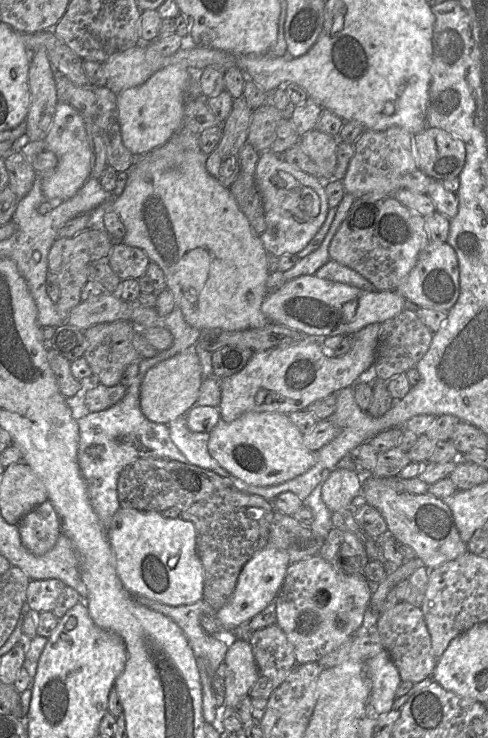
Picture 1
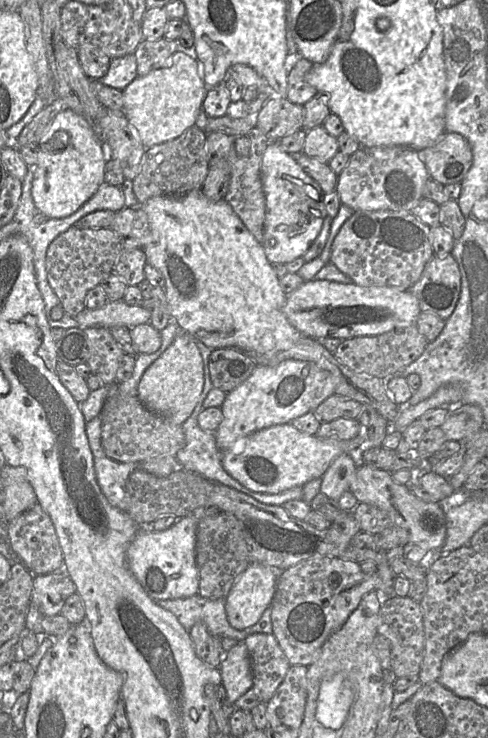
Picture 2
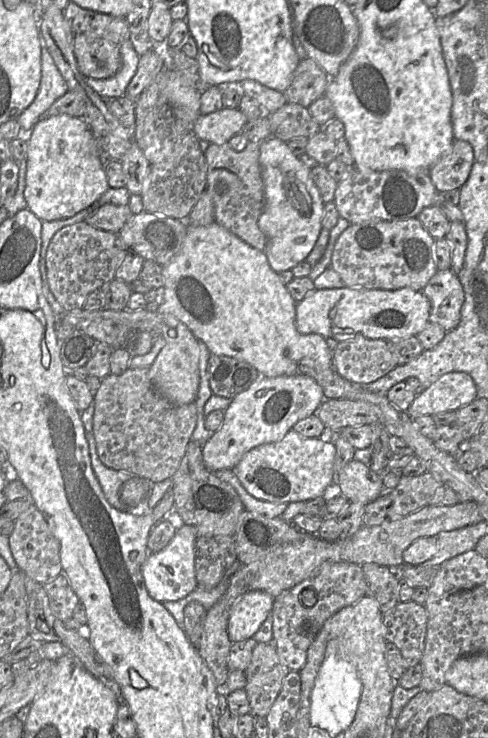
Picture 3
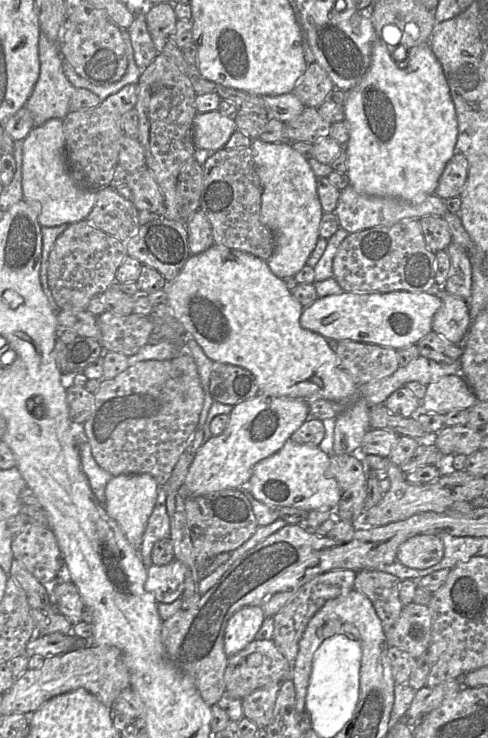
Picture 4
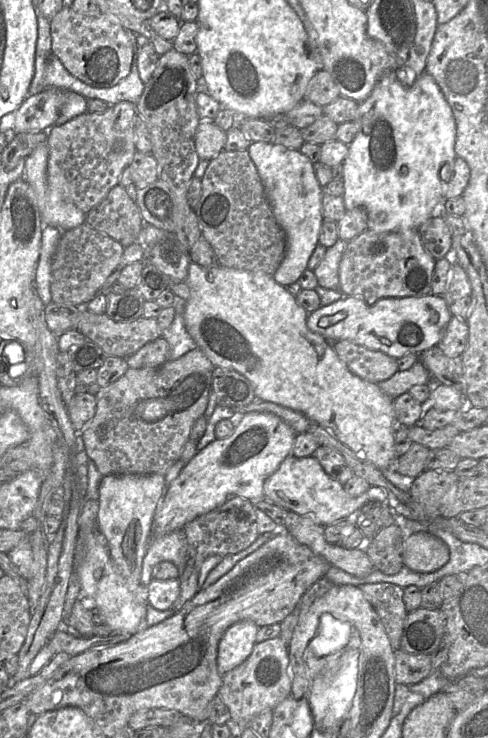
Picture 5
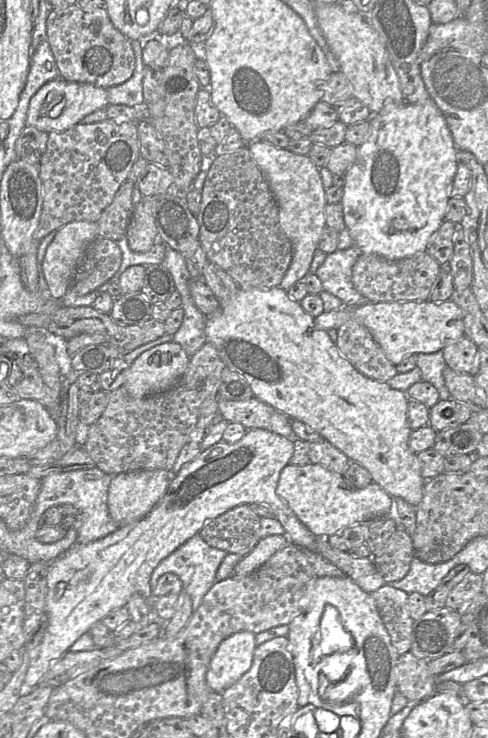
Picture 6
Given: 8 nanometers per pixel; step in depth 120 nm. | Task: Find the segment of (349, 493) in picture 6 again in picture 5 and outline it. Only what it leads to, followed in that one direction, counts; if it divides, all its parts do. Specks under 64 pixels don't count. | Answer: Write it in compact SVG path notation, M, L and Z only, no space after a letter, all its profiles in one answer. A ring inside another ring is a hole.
M291 454L266 479L264 494L269 501L288 511L311 517L323 526L342 519L352 518L362 506L370 502L380 502L388 505L388 494L383 488L370 486L360 496L351 497L345 492L344 486L331 478L313 456L296 458Z

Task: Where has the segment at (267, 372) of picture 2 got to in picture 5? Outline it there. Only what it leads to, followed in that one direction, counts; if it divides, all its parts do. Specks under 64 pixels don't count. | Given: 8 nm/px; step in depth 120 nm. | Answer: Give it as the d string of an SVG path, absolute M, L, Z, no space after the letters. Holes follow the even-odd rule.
M272 413L244 414L231 436L216 438L199 450L167 487L154 513L152 538L182 530L188 522L213 510L231 497L248 499L253 506L265 500L264 482L291 454L295 437L294 430Z

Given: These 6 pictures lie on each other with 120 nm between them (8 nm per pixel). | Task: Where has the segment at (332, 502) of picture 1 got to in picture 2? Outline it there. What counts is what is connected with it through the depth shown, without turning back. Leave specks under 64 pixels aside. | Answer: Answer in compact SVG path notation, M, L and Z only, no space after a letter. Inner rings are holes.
M347 453L339 455L332 461L322 476L320 493L338 501L341 495L348 491L356 469L356 465Z

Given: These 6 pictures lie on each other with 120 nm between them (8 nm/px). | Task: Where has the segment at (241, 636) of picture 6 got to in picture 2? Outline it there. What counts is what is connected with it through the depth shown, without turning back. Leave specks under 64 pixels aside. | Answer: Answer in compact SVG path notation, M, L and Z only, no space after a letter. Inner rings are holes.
M249 564L225 598L227 619L233 628L244 630L259 621L272 603L277 579L274 569Z

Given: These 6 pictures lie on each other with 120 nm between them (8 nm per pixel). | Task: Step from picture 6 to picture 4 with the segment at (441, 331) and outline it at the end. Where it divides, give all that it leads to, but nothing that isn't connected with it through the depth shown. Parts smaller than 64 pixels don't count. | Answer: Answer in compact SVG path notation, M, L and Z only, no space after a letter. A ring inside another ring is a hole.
M440 288L428 292L342 292L323 298L318 297L313 304L303 308L299 323L303 329L323 338L331 338L338 342L363 342L400 350L417 344L421 338L432 331L433 317L442 304L438 289Z

